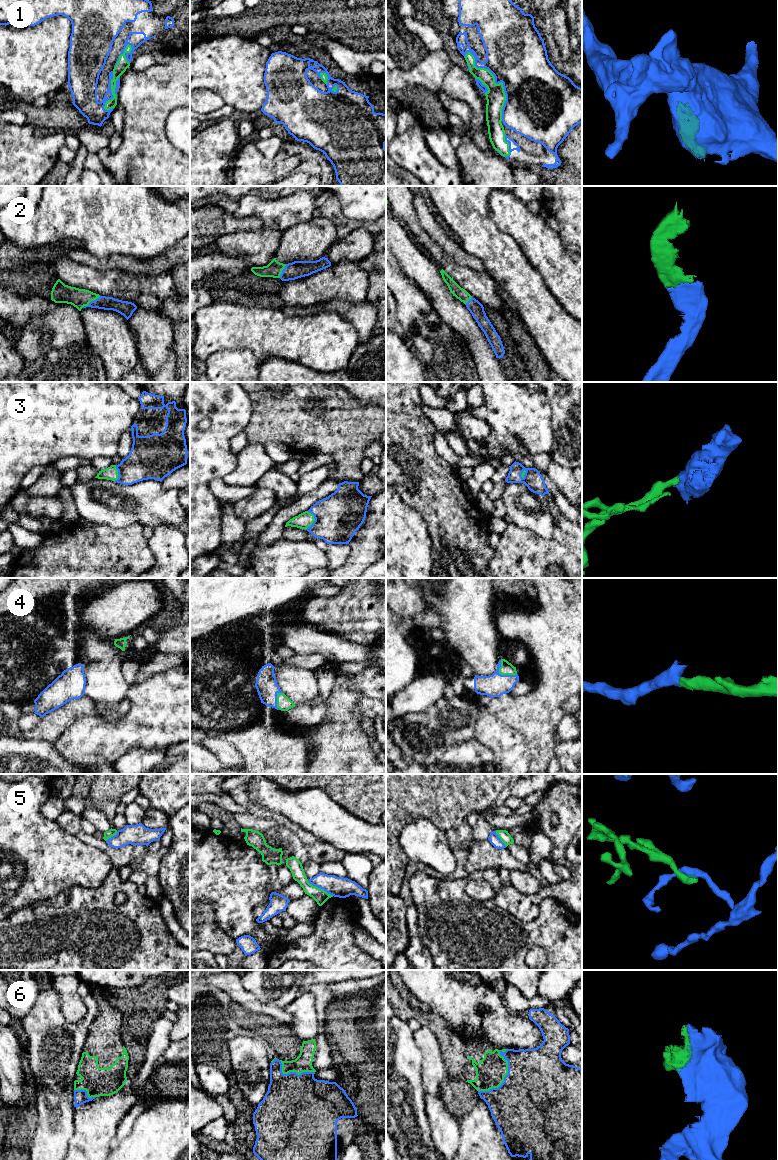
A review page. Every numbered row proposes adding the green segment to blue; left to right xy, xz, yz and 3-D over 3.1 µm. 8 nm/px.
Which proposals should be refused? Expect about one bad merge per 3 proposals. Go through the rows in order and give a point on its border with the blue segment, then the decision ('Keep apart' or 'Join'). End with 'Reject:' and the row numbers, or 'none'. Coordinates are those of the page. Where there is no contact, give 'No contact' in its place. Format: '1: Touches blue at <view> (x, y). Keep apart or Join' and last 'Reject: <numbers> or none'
1: Touches blue at yz (498, 83). Join
2: Touches blue at xy (91, 301). Join
3: Touches blue at xz (315, 520). Join
4: Touches blue at yz (502, 675). Join
5: Touches blue at xz (320, 888). Keep apart
6: Touches blue at yz (505, 1076). Join
Reject: 5

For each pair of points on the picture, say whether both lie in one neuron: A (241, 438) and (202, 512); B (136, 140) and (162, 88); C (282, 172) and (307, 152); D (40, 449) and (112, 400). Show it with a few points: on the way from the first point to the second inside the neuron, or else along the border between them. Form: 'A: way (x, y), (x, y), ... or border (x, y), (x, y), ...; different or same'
A: border (242, 430), (230, 442), (230, 450), (236, 456); different
B: way (144, 127), (147, 103), (149, 101); same
C: border (302, 160), (297, 155), (289, 155), (277, 161); different
D: way (58, 439), (85, 412), (94, 411); same

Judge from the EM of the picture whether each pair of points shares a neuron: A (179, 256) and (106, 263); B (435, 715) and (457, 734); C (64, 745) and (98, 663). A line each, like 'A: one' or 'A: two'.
A: one
B: one
C: two

